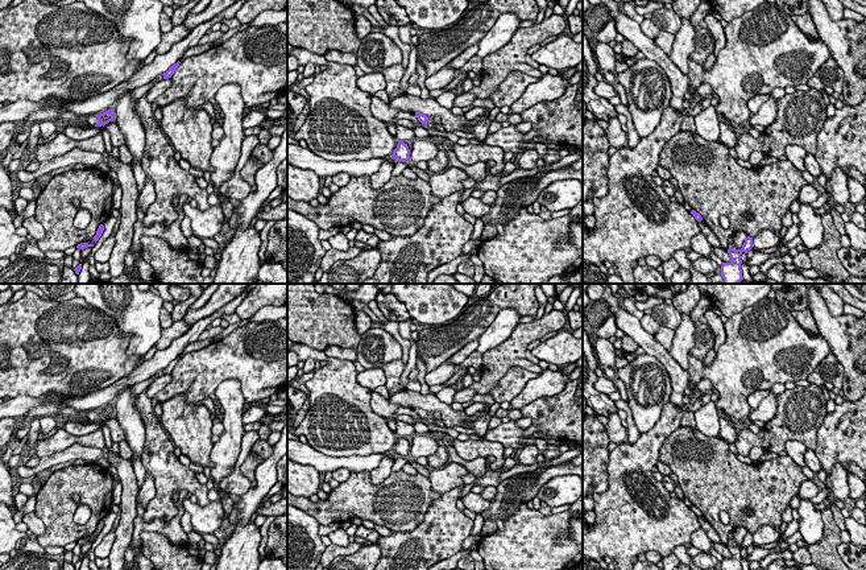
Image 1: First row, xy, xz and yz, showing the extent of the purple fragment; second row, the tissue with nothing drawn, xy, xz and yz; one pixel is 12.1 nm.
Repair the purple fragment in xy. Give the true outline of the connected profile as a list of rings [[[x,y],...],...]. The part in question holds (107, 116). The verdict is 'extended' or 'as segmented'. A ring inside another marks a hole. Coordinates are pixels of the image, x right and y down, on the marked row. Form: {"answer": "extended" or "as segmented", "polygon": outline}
{"answer": "extended", "polygon": [[[113,108],[100,113],[100,115],[90,115],[86,117],[86,121],[91,124],[92,127],[104,127],[109,121],[113,120],[115,112]]]}

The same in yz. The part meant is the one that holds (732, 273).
{"answer": "as segmented", "polygon": [[[747,236],[741,249],[728,249],[732,260],[729,263],[722,263],[721,265],[721,276],[724,278],[724,284],[739,284],[743,280],[741,269],[741,255],[743,252],[747,253],[753,247],[753,238]]]}

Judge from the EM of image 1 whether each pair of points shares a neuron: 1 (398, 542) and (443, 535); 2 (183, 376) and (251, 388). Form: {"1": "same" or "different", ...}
{"1": "same", "2": "same"}

